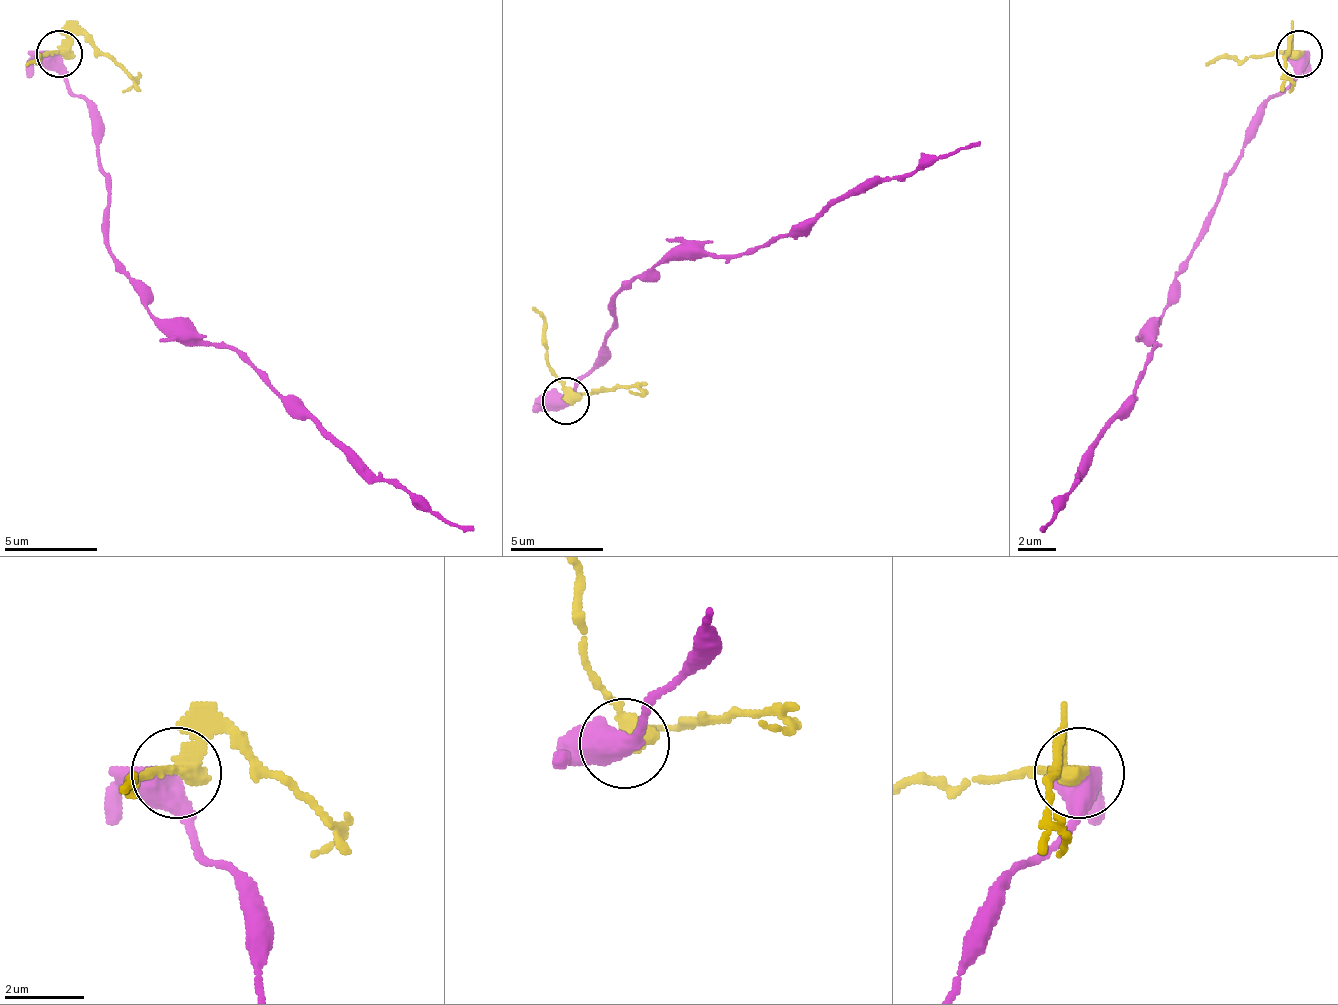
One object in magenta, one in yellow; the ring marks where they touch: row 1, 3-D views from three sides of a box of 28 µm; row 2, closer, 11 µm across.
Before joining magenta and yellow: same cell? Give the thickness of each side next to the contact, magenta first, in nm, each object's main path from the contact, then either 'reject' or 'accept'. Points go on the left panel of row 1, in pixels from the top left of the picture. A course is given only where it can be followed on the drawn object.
550 nm thick on the magenta side, 340 nm on the other; magenta runs (58, 54), (95, 125), (109, 255), (142, 302), (235, 349), (376, 475), (474, 531); yellow runs (58, 54), (86, 36), (142, 92); reject

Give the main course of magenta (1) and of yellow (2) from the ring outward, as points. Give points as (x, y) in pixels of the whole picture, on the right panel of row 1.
1: (1300, 54), (1300, 73), (1267, 101), (1174, 302), (1155, 321), (1136, 396), (1099, 433), (1080, 480), (1038, 531)
2: (1300, 54), (1291, 36), (1281, 92)

